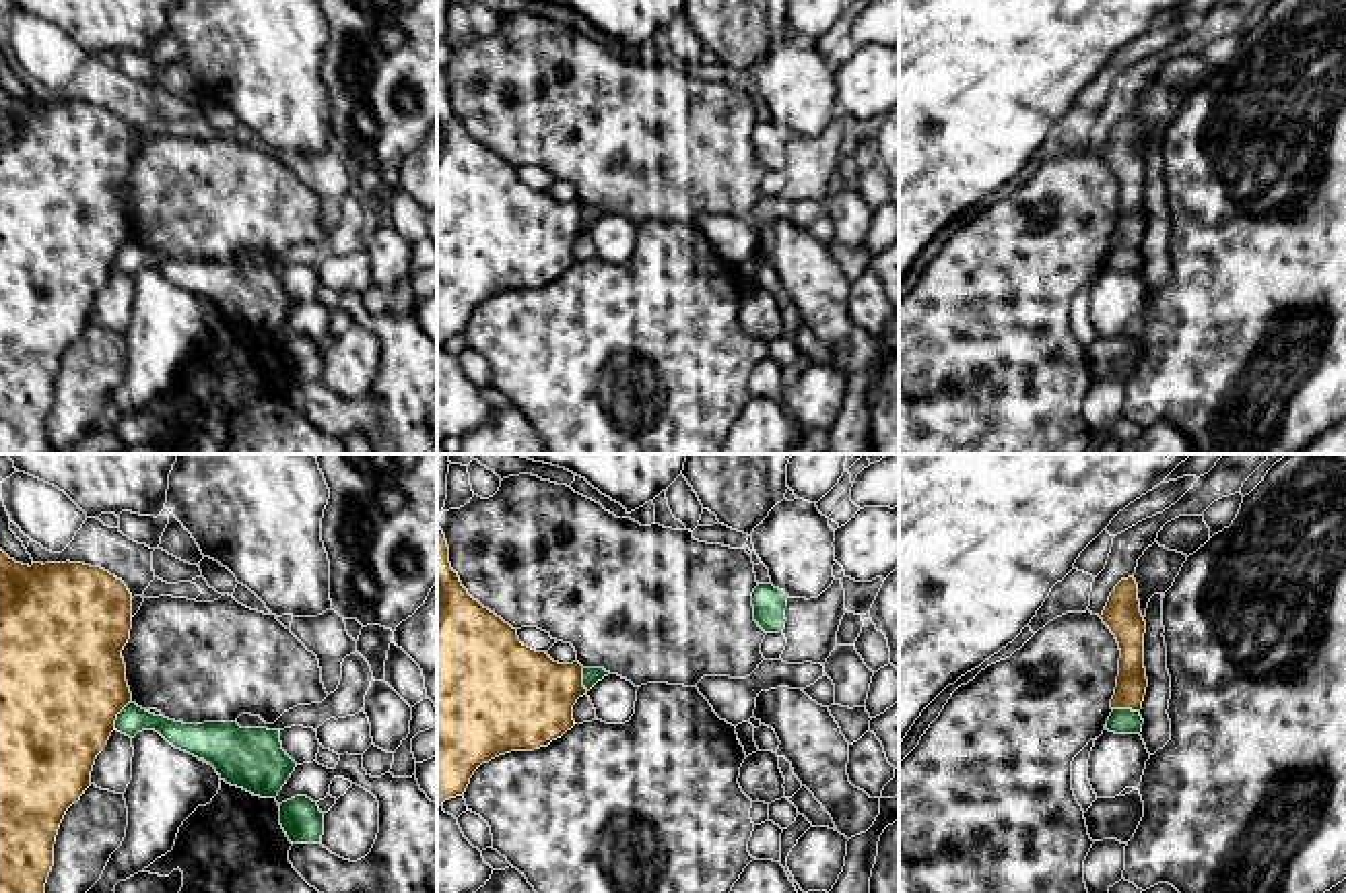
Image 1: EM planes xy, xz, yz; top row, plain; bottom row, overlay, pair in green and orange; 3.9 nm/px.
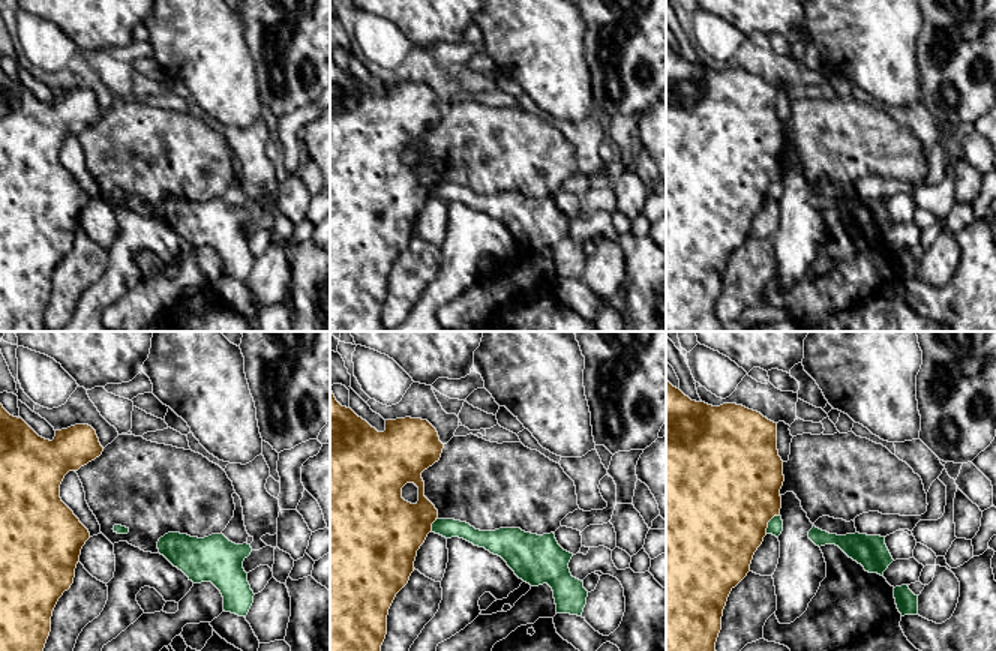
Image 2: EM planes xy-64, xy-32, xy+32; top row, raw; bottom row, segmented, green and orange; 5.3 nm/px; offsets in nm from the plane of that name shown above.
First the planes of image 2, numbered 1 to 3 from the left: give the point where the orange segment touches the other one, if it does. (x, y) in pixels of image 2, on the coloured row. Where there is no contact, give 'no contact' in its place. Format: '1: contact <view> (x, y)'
1: no contact
2: contact xy-32 (432, 525)
3: contact xy+32 (768, 522)

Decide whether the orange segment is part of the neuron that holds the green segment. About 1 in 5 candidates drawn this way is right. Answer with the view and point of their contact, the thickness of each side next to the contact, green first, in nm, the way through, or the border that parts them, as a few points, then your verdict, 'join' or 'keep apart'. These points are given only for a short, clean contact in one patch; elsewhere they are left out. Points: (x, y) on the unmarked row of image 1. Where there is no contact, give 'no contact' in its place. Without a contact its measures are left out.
contact xy (118, 252); calibres 110 and 500 nm; border xy (130, 238), (118, 252), (114, 267); keep apart

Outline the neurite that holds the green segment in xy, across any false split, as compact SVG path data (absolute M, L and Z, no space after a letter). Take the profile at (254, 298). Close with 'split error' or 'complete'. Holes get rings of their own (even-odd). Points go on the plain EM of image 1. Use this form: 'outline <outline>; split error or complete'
outline M132 239L117 252L115 268L130 276L142 268L155 268L175 287L210 301L227 322L243 326L260 336L276 336L297 305L282 287L280 268L241 266L237 260L183 262L165 254L155 254Z; complete

